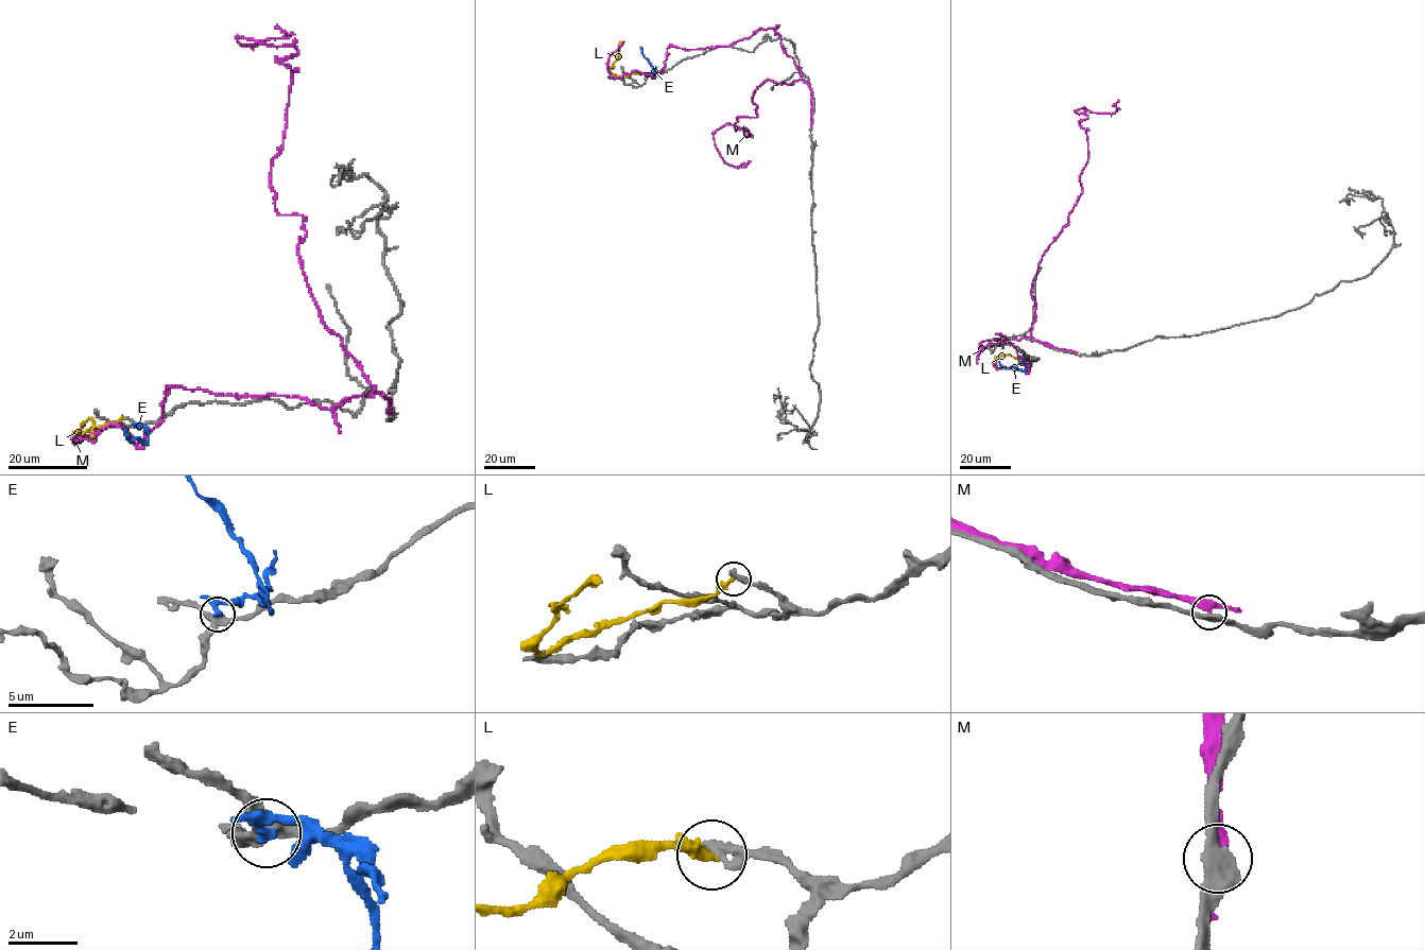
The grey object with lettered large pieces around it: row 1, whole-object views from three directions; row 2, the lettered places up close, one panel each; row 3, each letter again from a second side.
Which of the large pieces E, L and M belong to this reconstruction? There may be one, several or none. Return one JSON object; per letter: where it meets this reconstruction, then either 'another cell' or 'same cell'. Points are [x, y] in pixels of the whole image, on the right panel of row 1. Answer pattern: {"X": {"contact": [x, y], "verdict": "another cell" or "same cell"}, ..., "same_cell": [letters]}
{"E": {"contact": [1027, 359], "verdict": "another cell"}, "L": {"contact": [1025, 353], "verdict": "another cell"}, "M": {"contact": [1072, 352], "verdict": "another cell"}, "same_cell": []}

